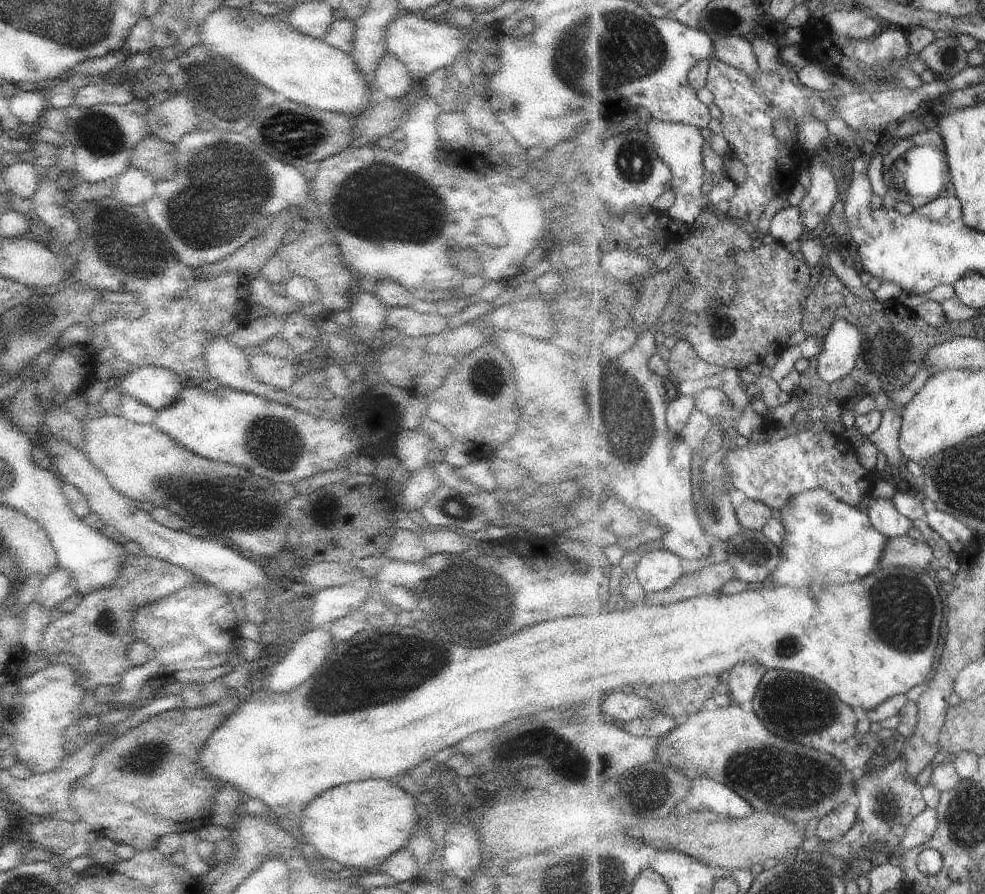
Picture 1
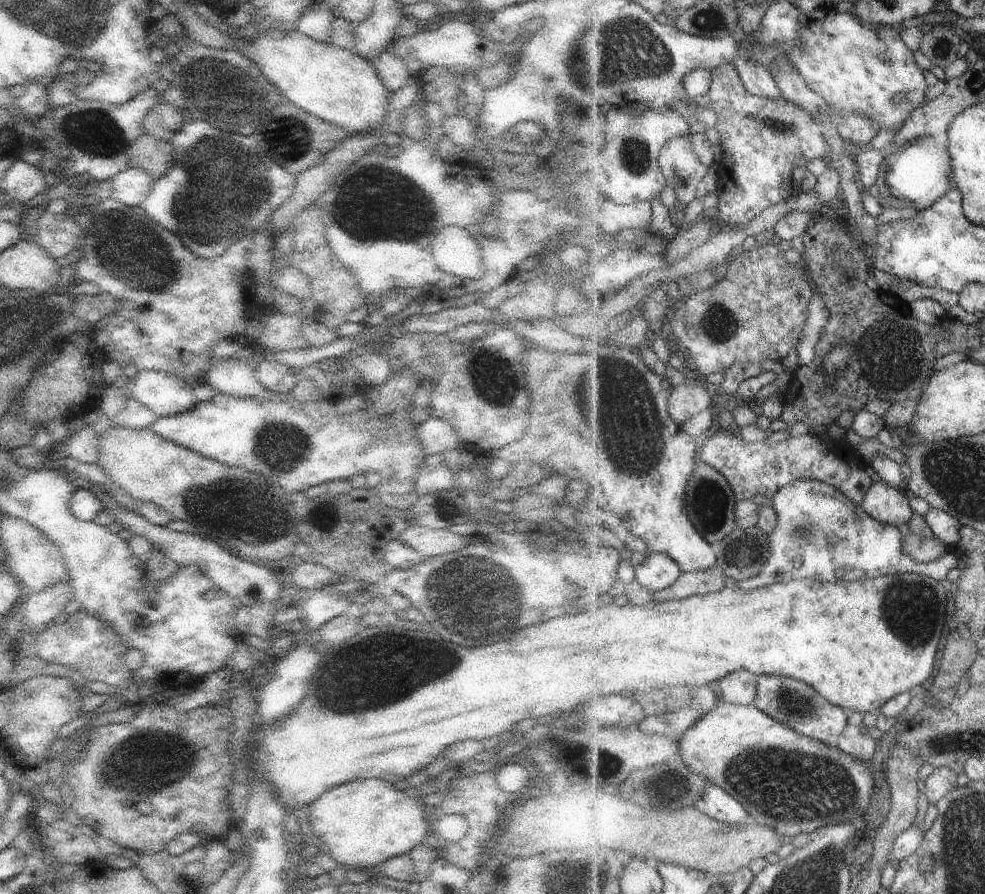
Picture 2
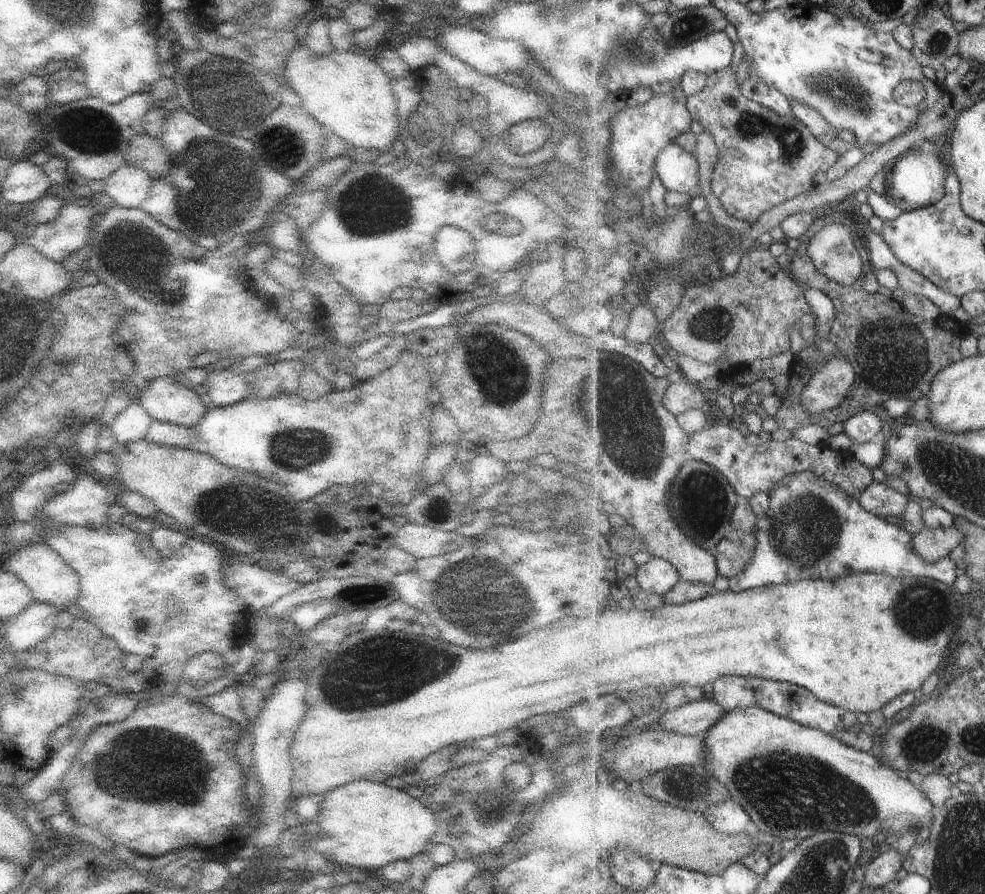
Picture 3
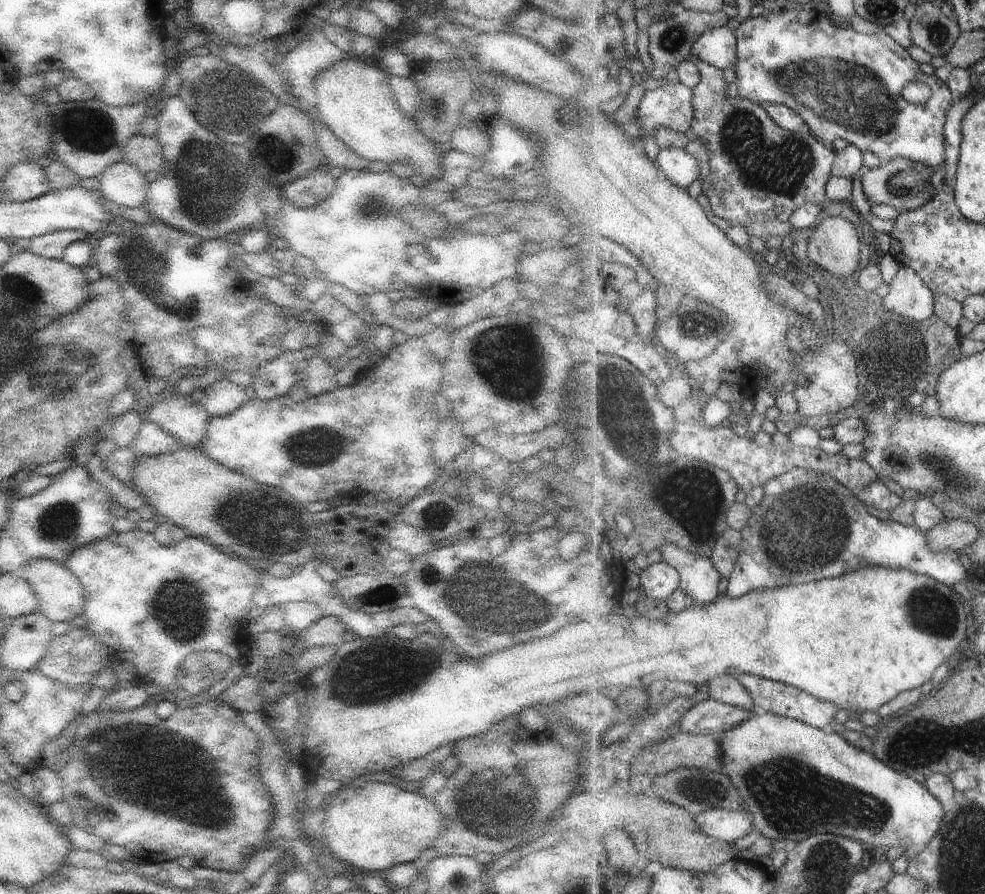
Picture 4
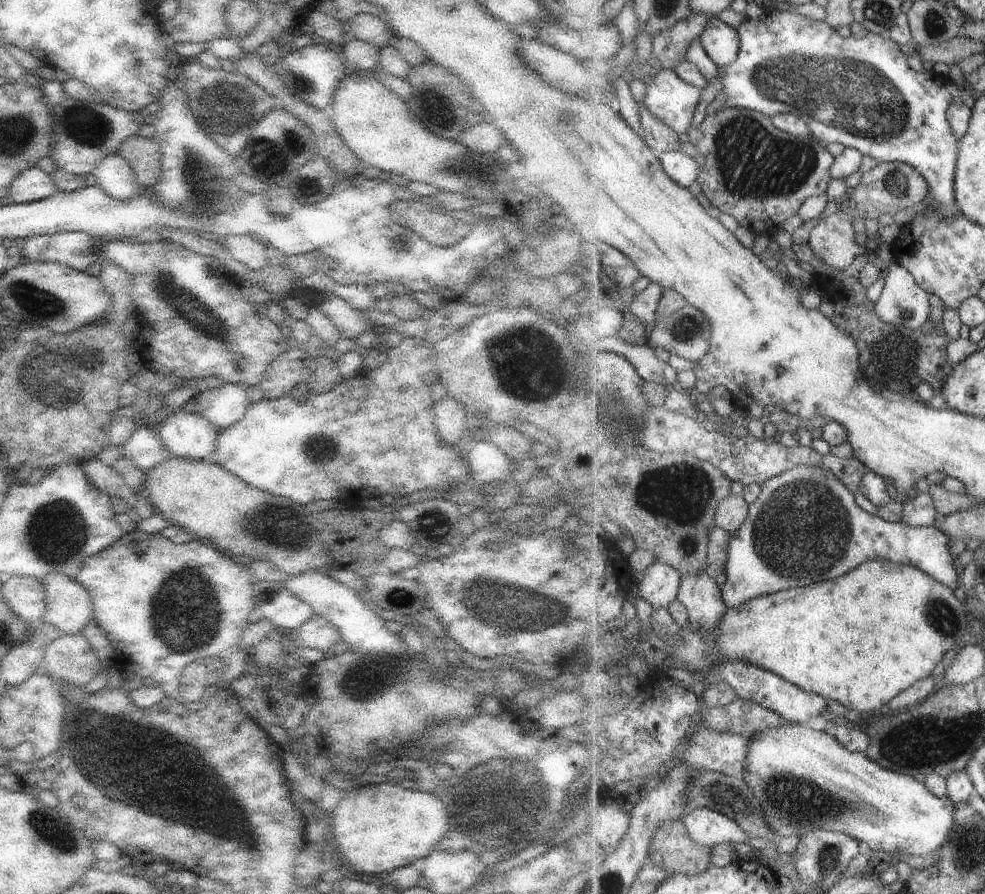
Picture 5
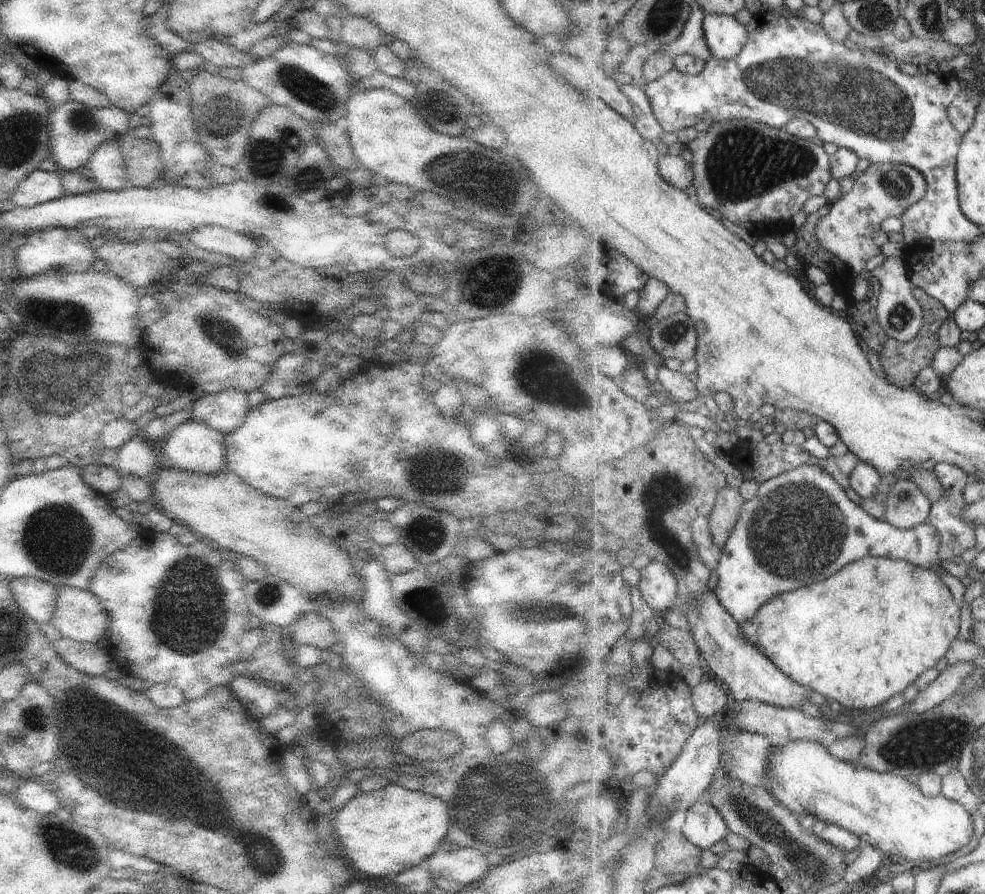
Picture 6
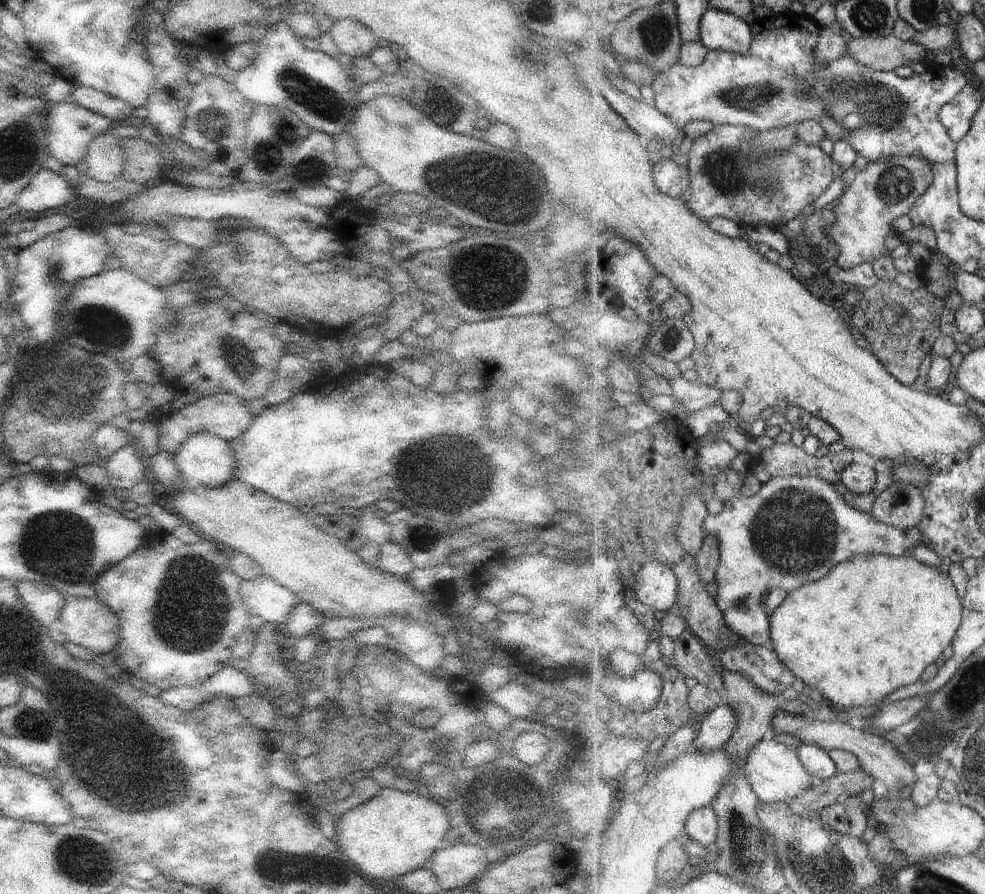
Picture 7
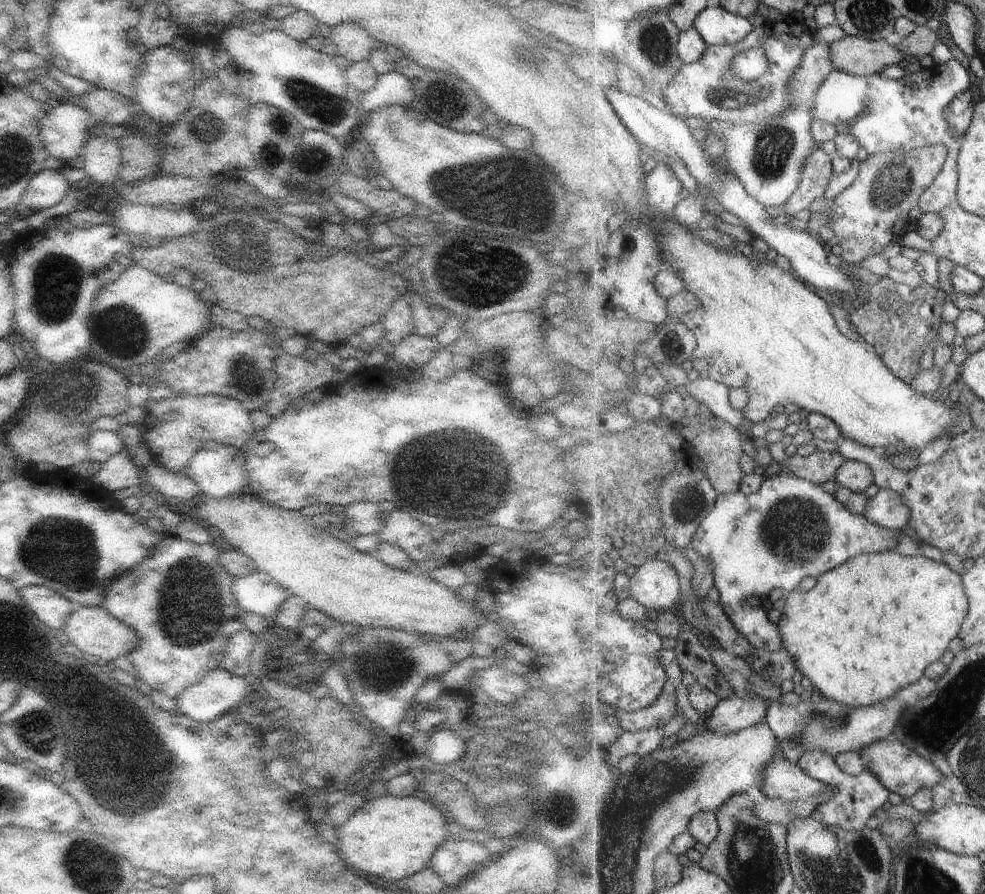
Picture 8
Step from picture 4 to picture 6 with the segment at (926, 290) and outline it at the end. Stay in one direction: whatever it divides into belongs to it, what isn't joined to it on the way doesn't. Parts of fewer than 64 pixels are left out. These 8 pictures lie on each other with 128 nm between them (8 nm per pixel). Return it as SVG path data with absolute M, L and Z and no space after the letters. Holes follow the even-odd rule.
M887 257L887 260L878 266L872 275L876 279L876 291L881 291L879 296L879 306L877 306L877 316L885 332L897 340L909 342L921 332L924 319L924 308L914 295L914 284L908 273L908 266L898 257Z

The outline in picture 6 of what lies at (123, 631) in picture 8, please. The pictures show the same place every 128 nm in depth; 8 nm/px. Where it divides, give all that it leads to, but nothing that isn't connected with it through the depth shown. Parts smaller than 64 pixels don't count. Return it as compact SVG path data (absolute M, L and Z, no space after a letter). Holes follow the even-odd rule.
M59 587L54 611L48 620L62 637L75 642L106 645L108 616L98 598L87 589Z

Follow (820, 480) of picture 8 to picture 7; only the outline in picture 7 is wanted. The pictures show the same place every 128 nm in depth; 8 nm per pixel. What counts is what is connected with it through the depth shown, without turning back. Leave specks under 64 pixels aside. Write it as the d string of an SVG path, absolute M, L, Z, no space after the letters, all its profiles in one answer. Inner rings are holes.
M792 441L787 443L774 443L771 447L762 450L760 455L750 459L748 472L753 473L762 483L770 481L773 477L786 477L791 475L816 476L832 483L842 482L842 472L853 463L853 449L845 448L839 453L827 453L816 457L795 446Z

